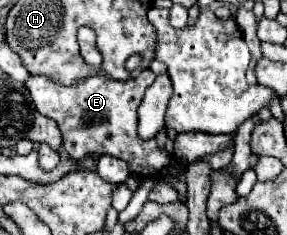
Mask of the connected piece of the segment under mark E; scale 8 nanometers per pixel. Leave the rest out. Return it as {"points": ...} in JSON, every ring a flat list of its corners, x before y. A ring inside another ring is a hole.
{"points":[[143,69,137,77,125,81,109,81,105,77,89,77,79,87,63,87,47,77,31,75,27,89,41,115,53,119,63,135,63,147,75,161,87,159,89,155,113,155,127,161,131,175,141,179,153,179,161,175,169,163,169,153,159,147,155,139,141,139,137,133,137,107,143,99,145,89,155,81,151,69]]}

